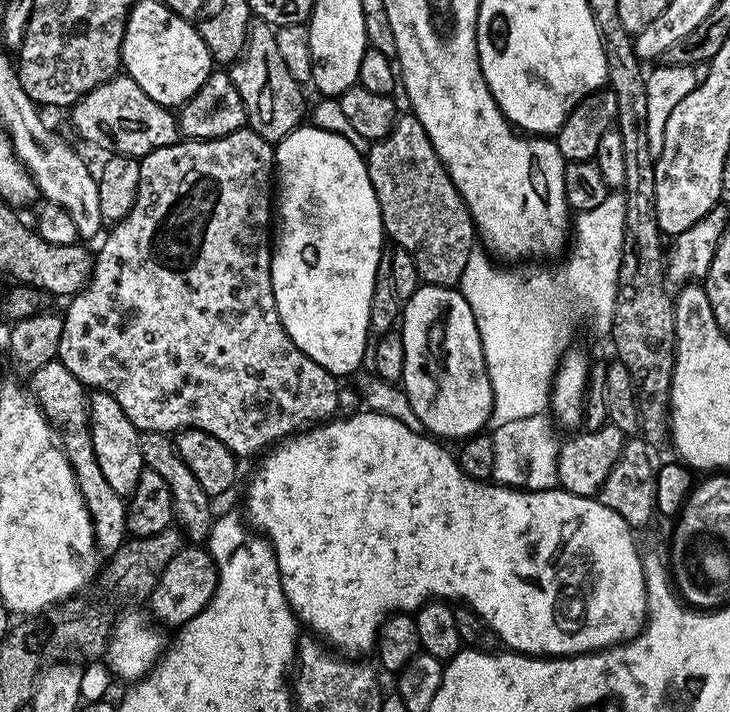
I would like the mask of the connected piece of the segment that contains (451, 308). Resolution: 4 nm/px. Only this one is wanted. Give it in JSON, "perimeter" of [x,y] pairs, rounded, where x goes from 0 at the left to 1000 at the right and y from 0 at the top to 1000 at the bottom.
{"perimeter":[[[581,399],[571,404],[552,428],[551,454],[545,465],[556,486],[551,544],[558,572],[575,588],[574,600],[608,621],[634,621],[644,612],[662,608],[674,588],[674,544],[644,424],[638,424],[636,414],[625,404],[601,404],[593,399]]]}

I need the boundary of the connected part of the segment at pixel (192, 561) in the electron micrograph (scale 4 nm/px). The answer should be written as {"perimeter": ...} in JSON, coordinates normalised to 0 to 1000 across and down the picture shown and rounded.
{"perimeter":[[[253,767],[227,795],[222,812],[216,812],[216,823],[204,834],[200,844],[201,858],[215,878],[232,876],[236,885],[245,885],[266,862],[271,862],[293,840],[293,829],[301,816],[301,802],[290,788],[289,778],[279,767]]]}

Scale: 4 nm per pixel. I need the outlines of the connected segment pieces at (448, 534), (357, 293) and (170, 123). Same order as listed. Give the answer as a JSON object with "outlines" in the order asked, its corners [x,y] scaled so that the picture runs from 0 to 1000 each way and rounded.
{"outlines":[[[[497,577],[488,579],[473,590],[456,587],[437,598],[419,601],[360,636],[355,647],[358,652],[352,654],[351,664],[340,680],[340,692],[334,697],[333,718],[338,735],[378,774],[386,829],[407,872],[412,878],[422,876],[423,889],[432,890],[451,910],[473,923],[499,924],[503,923],[499,921],[503,916],[505,920],[514,912],[515,893],[532,867],[541,865],[545,860],[568,862],[589,843],[629,846],[645,854],[674,881],[681,900],[692,912],[715,916],[721,921],[797,921],[801,916],[837,910],[840,904],[856,904],[881,885],[888,858],[888,836],[879,775],[871,771],[871,758],[866,754],[870,753],[868,743],[849,723],[841,722],[836,711],[825,711],[821,699],[788,697],[766,683],[723,690],[651,674],[633,662],[629,645],[621,636],[618,640],[601,617],[552,596],[553,590],[548,584],[533,584],[530,579]]],[[[412,177],[400,184],[392,194],[386,194],[375,208],[375,247],[381,254],[381,319],[375,326],[375,347],[373,350],[373,400],[375,402],[375,424],[381,430],[381,441],[392,469],[436,514],[453,522],[462,531],[477,528],[482,521],[495,515],[497,493],[507,479],[507,419],[512,413],[512,390],[518,379],[521,355],[529,348],[529,327],[523,301],[518,289],[518,278],[512,272],[512,261],[507,261],[507,244],[496,213],[462,187],[452,187],[447,181],[429,177]]],[[[160,104],[140,121],[123,126],[105,146],[97,147],[97,157],[99,174],[104,178],[105,188],[118,201],[138,208],[142,216],[196,222],[218,208],[245,202],[249,195],[242,159],[237,153],[226,152],[225,147],[211,143],[211,138],[205,138],[205,132],[200,132],[200,126],[195,126],[195,121],[189,121],[189,115],[184,115],[184,110],[173,104]]]]}

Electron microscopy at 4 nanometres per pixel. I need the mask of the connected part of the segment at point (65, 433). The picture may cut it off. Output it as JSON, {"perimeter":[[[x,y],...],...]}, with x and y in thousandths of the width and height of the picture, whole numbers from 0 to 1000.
{"perimeter":[[[81,503],[63,508],[51,522],[42,524],[41,549],[49,559],[51,567],[60,579],[67,596],[71,597],[79,622],[86,629],[90,643],[104,667],[104,676],[110,684],[110,692],[115,701],[115,708],[121,712],[121,721],[126,729],[126,743],[132,751],[133,771],[144,782],[156,778],[162,767],[167,767],[177,751],[173,722],[175,709],[171,698],[156,694],[155,685],[145,677],[140,659],[134,656],[134,638],[129,638],[129,621],[126,619],[126,605],[121,591],[121,558],[112,537],[85,514]]]}

